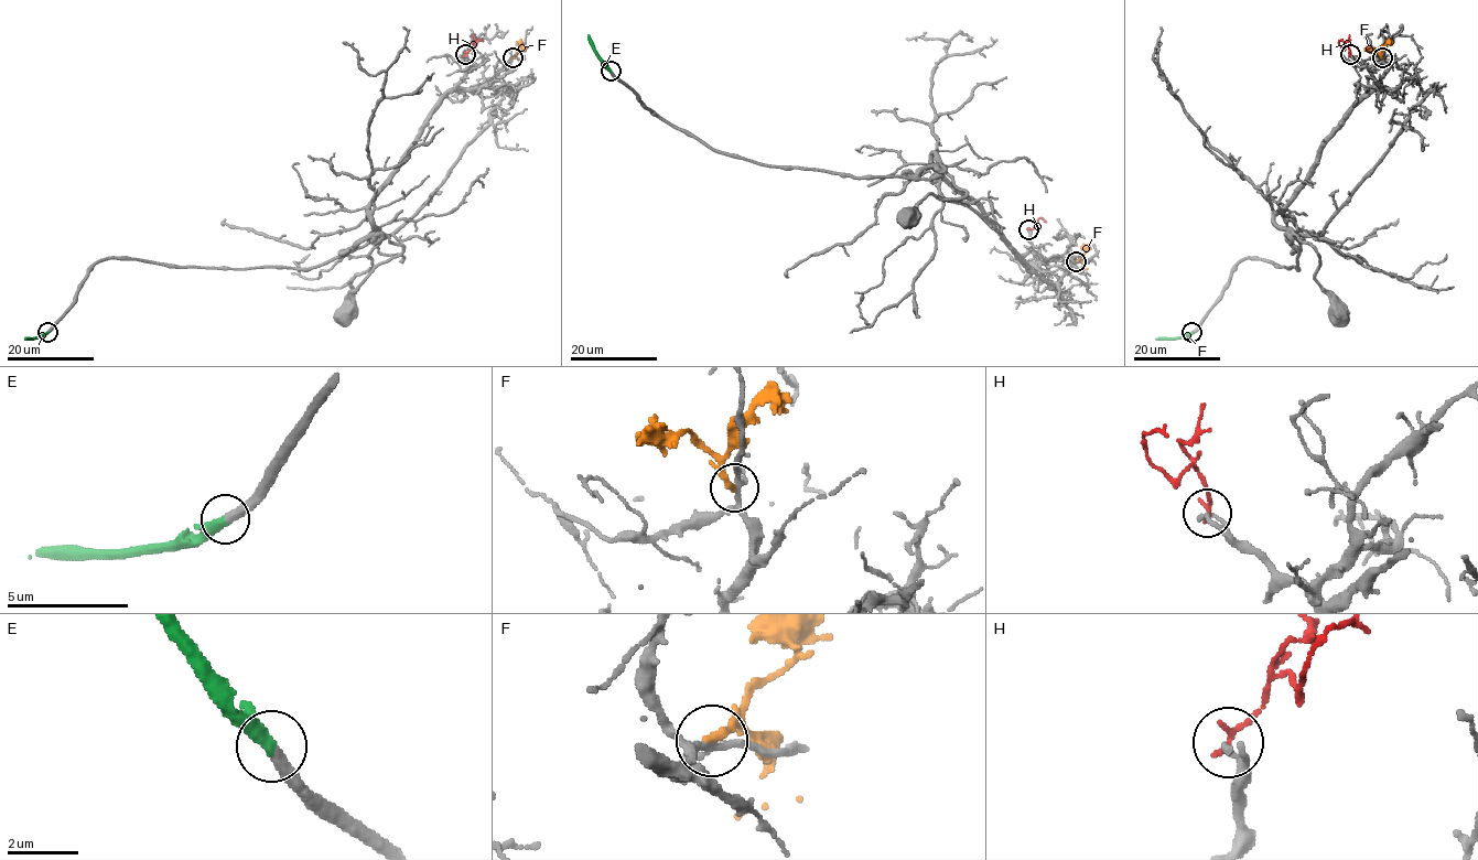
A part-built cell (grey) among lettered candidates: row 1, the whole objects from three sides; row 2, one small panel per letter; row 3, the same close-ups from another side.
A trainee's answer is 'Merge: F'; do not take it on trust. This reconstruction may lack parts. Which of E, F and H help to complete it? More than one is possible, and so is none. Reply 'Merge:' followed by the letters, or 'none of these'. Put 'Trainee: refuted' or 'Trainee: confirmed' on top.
Trainee: refuted
Merge: E

